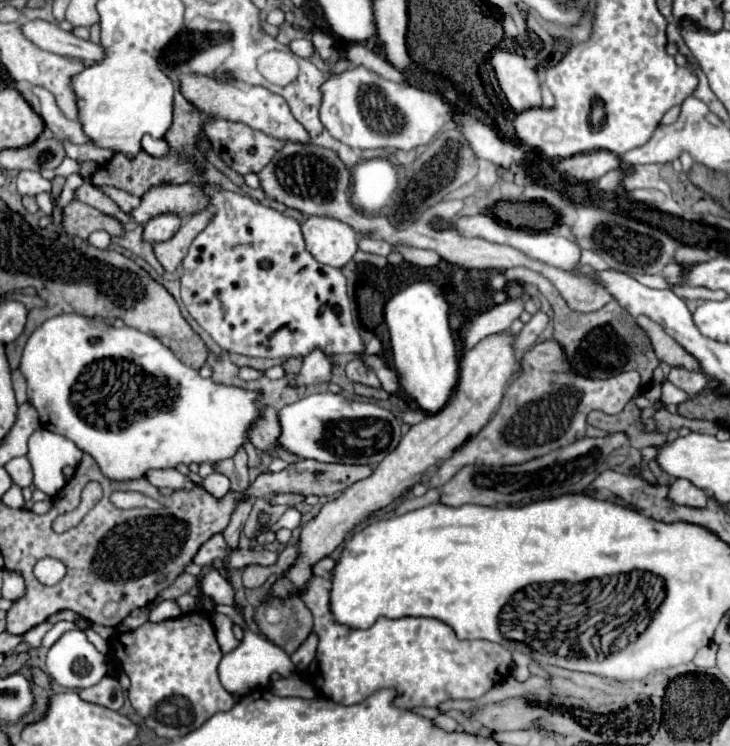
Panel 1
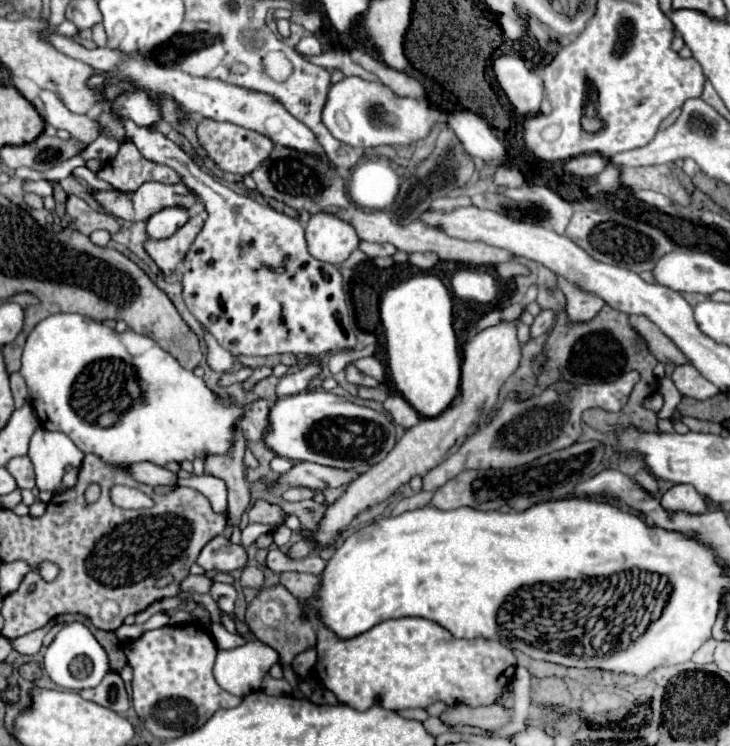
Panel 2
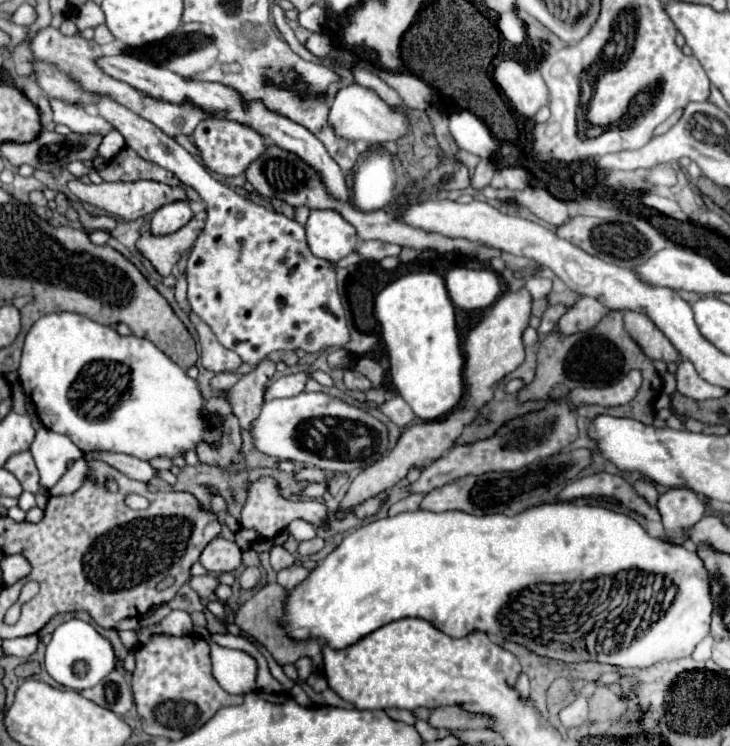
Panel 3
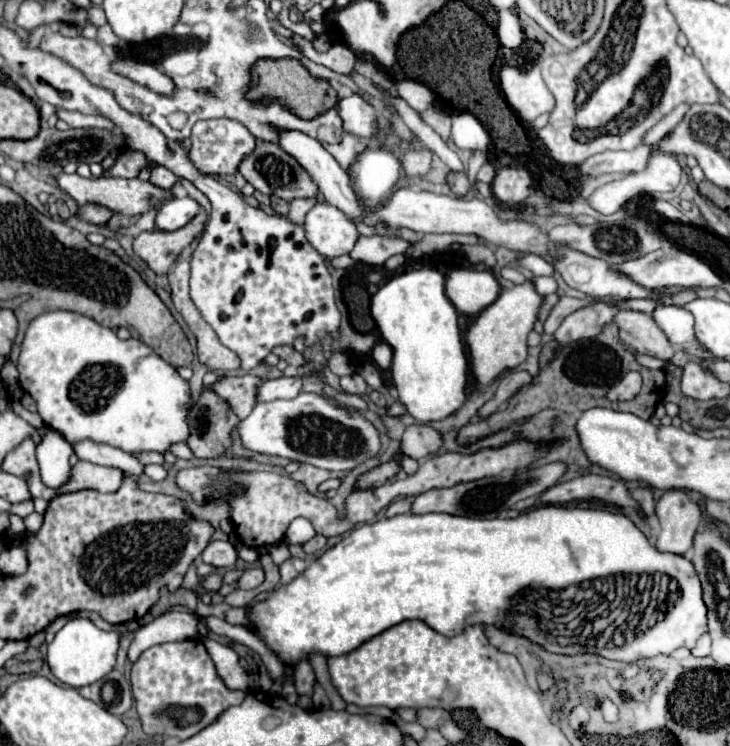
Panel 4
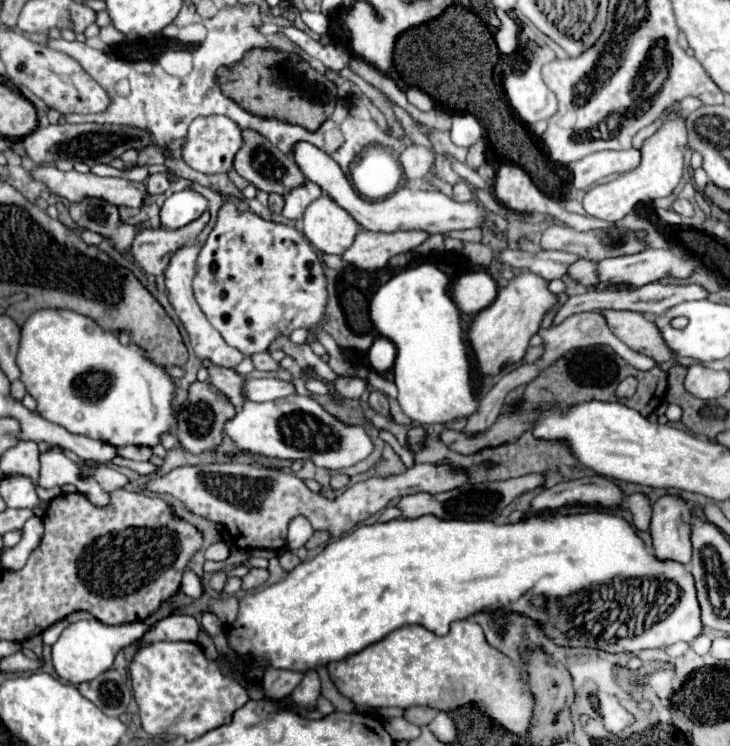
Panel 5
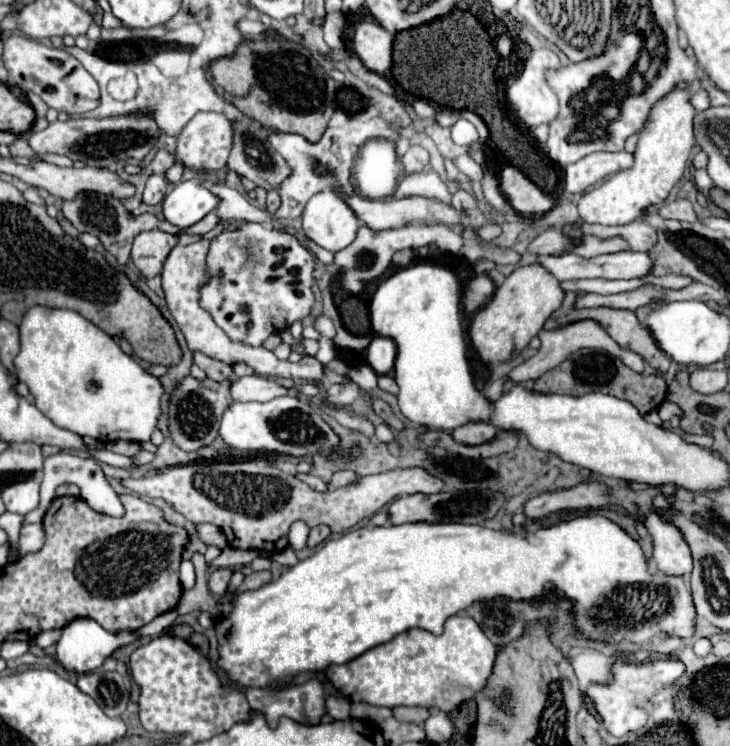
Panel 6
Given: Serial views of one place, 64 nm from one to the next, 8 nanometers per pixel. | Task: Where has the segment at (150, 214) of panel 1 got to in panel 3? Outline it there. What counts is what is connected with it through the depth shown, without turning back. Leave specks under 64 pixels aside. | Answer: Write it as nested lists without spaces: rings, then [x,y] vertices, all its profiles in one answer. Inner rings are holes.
[[[80,178],[68,182],[70,192],[82,202],[92,204],[96,208],[102,208],[110,216],[120,216],[122,220],[136,220],[146,218],[152,212],[156,212],[160,206],[170,204],[174,200],[186,200],[186,192],[182,186],[168,186],[154,180],[136,180],[136,182],[100,182],[100,184],[84,184]]]

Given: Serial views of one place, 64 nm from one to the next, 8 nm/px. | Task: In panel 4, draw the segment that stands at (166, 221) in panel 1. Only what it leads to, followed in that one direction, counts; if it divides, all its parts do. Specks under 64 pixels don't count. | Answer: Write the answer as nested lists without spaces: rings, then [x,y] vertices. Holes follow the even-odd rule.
[[[174,196],[174,198],[166,200],[162,204],[162,208],[158,210],[156,228],[166,230],[166,232],[178,230],[178,228],[186,226],[198,212],[200,212],[200,204],[194,198],[190,198],[190,196],[180,196],[180,198]]]

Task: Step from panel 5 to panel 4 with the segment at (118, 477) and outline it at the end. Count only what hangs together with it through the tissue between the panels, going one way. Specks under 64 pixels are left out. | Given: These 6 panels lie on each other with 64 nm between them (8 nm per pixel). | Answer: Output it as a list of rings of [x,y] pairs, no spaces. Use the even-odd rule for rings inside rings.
[[[84,460],[76,462],[70,482],[60,486],[60,494],[84,490],[84,488],[92,488],[98,492],[116,492],[120,488],[118,486],[118,470],[108,468],[108,466],[98,466],[92,462],[84,462]]]

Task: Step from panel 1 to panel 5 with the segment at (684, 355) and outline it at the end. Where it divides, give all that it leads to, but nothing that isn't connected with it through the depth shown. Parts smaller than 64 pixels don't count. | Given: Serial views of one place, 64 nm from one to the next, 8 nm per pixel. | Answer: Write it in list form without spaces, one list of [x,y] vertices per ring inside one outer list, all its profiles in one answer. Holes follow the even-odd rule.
[[[602,310],[610,330],[632,350],[654,358],[658,364],[670,360],[670,348],[664,344],[660,330],[652,320],[640,312],[620,312],[620,310]]]

